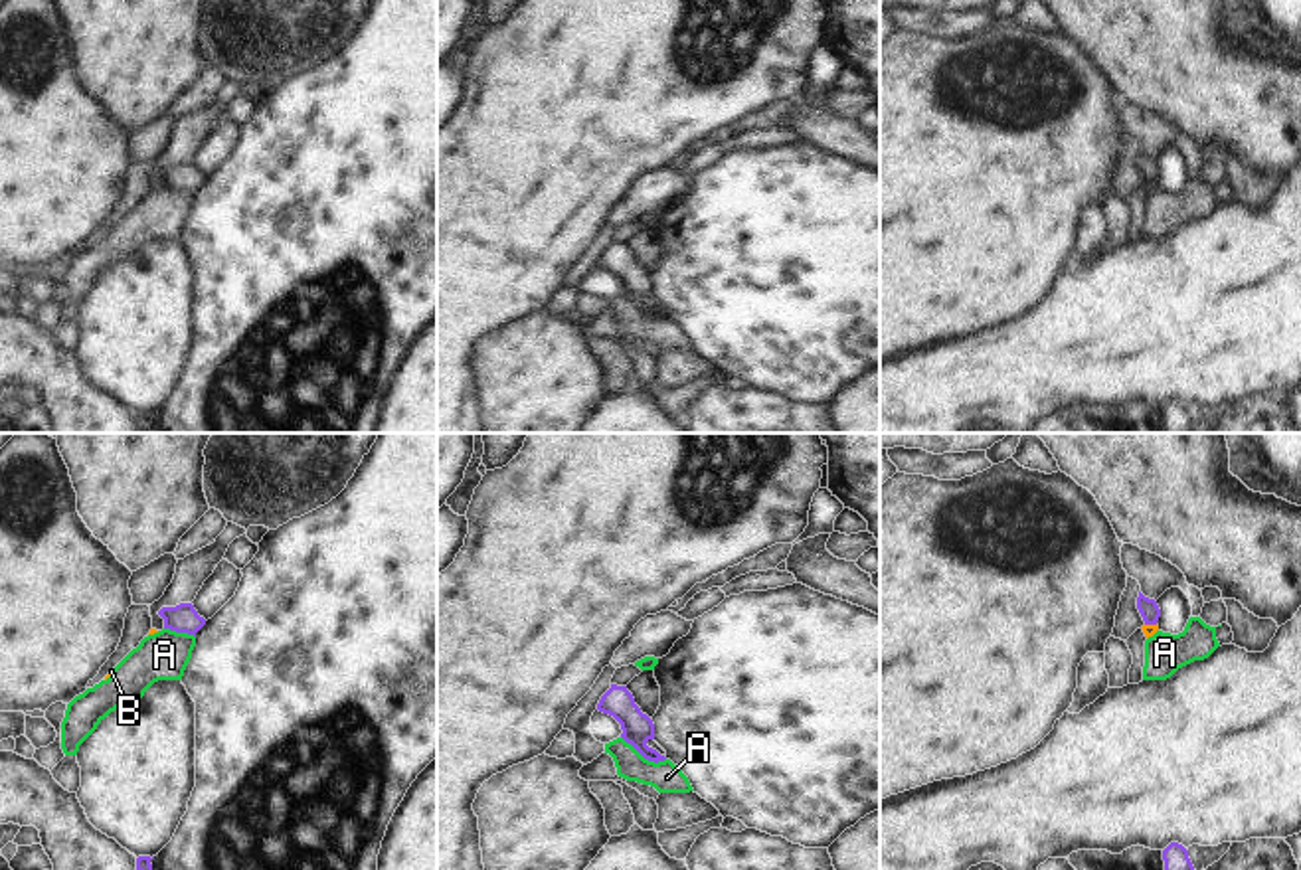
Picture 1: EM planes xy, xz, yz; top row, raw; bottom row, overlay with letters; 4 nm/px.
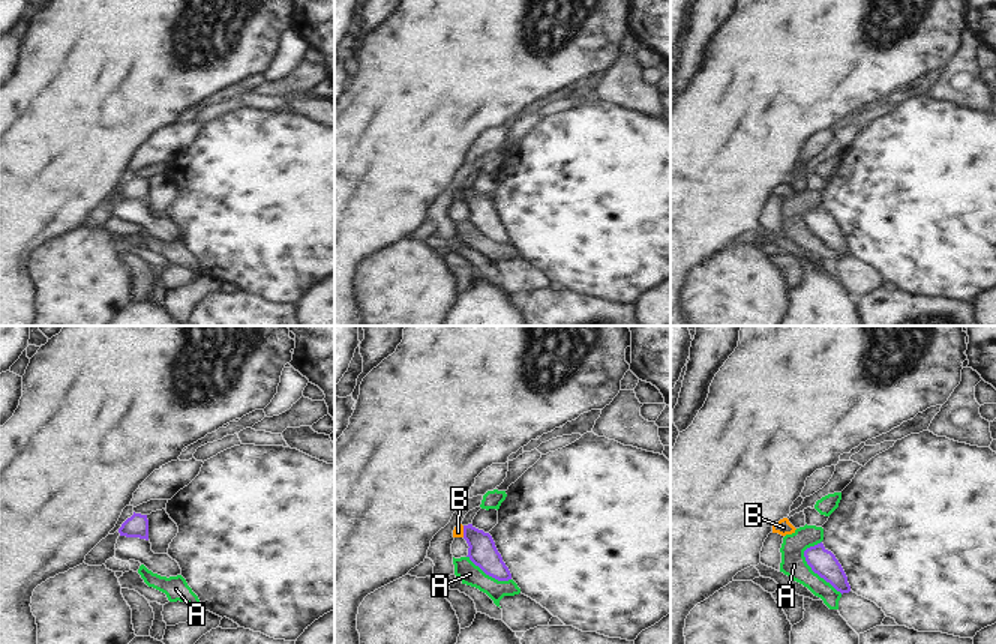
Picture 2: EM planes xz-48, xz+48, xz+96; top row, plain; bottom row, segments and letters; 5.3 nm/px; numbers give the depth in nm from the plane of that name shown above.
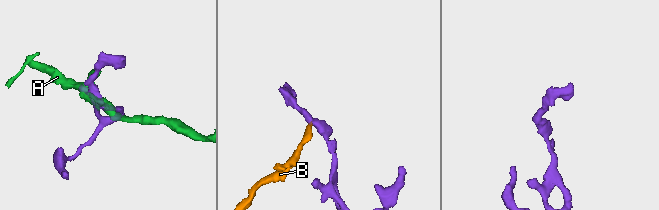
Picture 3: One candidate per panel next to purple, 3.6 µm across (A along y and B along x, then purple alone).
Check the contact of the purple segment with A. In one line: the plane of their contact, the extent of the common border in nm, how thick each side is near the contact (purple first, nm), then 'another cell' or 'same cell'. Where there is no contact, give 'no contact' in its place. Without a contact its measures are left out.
meets purple in xz; contact 200 nm long; 130 nm thick on the purple side, 130 nm on the other; another cell

